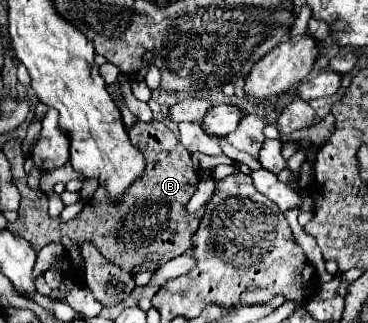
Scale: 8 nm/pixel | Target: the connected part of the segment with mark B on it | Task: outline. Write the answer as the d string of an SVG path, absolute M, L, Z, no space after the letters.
M136 122L130 128L130 140L146 156L144 180L136 182L116 206L108 202L108 192L98 188L94 198L84 204L80 216L74 218L74 242L92 242L108 262L136 276L146 270L156 272L162 264L182 256L192 246L196 220L190 220L184 208L196 190L198 176L188 150L180 146L180 140L162 122Z

